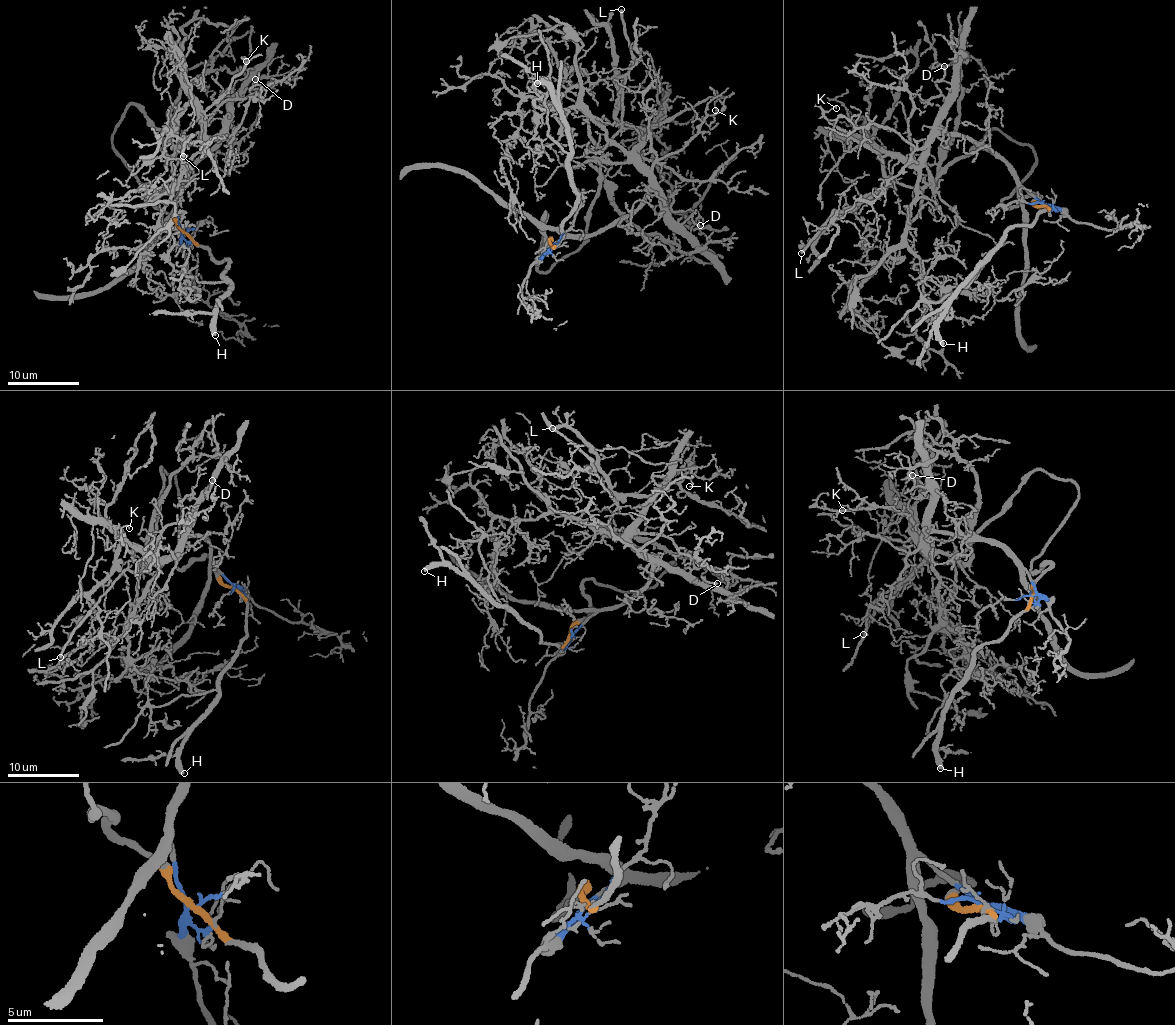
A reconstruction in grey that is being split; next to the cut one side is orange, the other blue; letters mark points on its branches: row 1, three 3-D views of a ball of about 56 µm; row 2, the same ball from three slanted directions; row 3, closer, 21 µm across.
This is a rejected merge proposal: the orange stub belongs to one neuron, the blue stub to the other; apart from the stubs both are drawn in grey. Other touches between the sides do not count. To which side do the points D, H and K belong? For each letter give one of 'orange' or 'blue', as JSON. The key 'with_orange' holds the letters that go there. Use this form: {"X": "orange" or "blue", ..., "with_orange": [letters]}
{"D": "blue", "H": "orange", "K": "blue", "with_orange": ["H"]}

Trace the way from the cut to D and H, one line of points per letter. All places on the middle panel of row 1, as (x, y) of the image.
D: (552, 246), (607, 227), (656, 195), (668, 218), (677, 223), (691, 218), (700, 226)
H: (551, 246), (555, 246), (577, 195), (566, 170), (569, 147), (563, 124), (549, 89), (541, 81), (537, 83)

